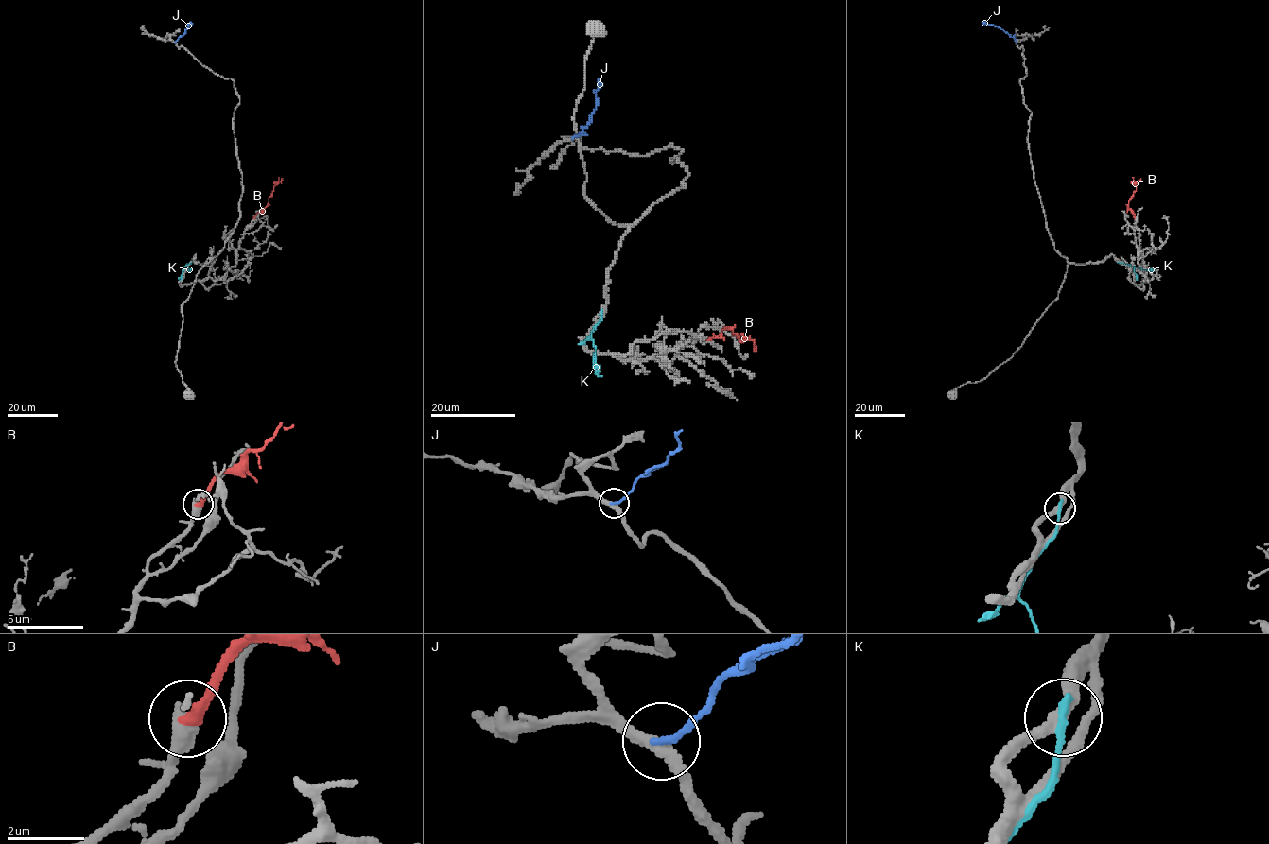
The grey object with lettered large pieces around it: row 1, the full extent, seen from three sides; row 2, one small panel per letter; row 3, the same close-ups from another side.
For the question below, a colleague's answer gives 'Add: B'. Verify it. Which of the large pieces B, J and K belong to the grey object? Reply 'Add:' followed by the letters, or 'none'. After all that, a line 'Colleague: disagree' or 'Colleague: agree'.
Add: B
Colleague: agree

